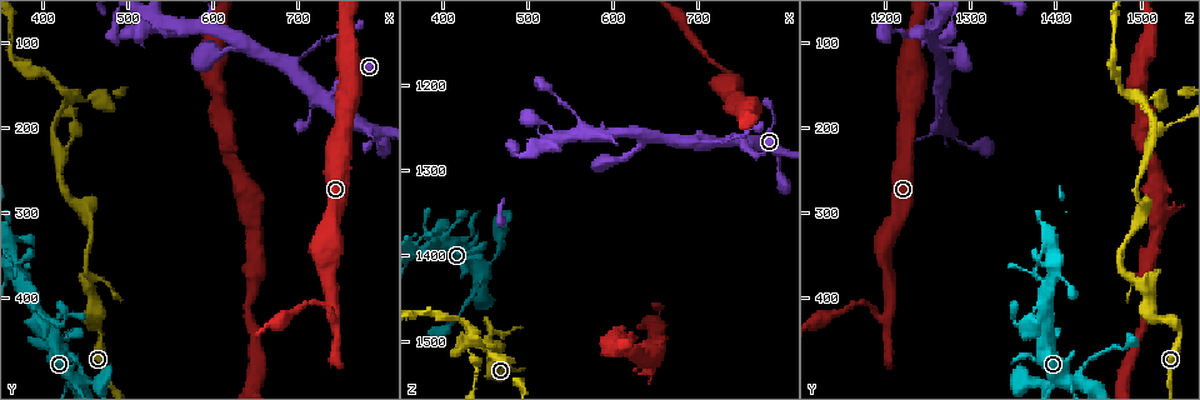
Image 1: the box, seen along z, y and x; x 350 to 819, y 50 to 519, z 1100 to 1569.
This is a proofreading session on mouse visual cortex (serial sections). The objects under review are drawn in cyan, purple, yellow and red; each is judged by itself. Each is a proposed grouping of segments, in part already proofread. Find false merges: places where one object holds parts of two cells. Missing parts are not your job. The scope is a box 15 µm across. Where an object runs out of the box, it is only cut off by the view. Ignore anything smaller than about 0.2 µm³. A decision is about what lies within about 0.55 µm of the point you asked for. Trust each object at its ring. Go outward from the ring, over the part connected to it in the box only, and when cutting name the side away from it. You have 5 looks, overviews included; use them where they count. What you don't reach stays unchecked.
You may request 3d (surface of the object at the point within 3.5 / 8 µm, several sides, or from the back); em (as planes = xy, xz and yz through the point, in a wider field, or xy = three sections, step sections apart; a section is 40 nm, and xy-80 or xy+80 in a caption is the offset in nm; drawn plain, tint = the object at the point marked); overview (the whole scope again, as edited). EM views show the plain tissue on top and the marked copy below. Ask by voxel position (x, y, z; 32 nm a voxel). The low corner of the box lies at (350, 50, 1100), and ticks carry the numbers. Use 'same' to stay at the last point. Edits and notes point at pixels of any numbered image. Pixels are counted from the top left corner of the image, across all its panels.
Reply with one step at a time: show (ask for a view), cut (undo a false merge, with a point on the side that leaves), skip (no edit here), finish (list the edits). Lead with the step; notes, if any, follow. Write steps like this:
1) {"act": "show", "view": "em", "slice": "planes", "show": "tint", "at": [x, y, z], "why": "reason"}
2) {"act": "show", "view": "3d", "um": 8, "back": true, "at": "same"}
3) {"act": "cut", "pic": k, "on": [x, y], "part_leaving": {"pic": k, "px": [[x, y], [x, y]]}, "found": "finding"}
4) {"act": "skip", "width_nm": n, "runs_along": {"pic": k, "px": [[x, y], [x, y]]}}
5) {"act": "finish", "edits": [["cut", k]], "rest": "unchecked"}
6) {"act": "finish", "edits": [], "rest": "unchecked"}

{"act": "show", "view": "em", "slice": "xy", "step": 2, "show": "tint", "at": [450, 495, 1415], "why": "looks like a crossing"}

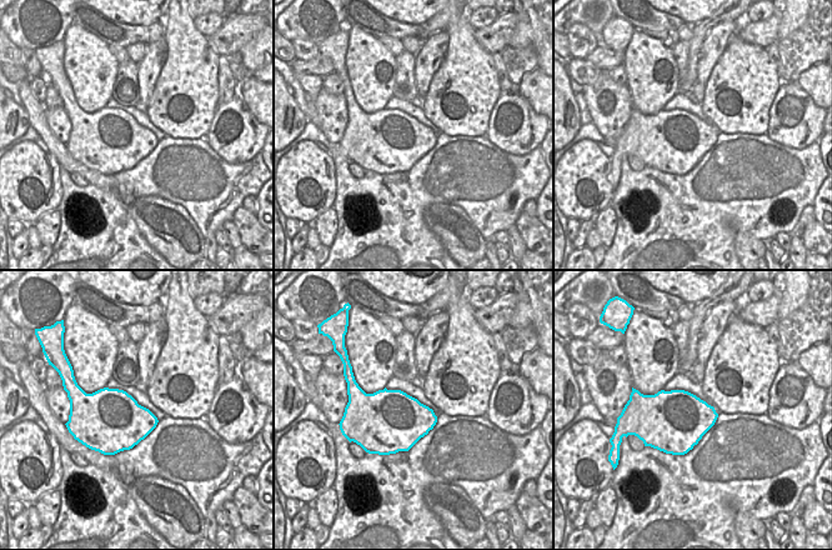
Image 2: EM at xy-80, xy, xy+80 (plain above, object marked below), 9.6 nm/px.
{"act": "show", "view": "3d", "um": 3.5, "at": "same"}

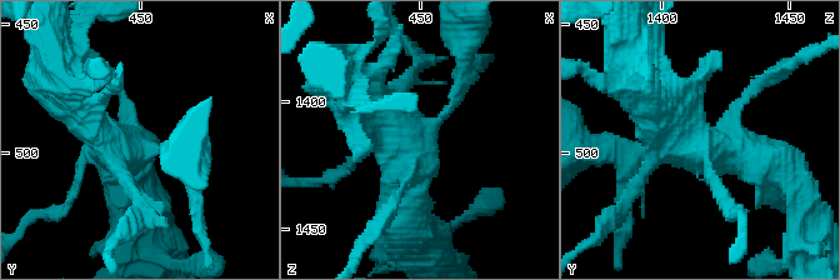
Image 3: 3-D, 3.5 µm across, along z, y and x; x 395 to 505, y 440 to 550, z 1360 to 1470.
{"act": "skip", "runs_along": {"pic": 3, "px": [[653, 93], [679, 143], [769, 161]]}, "found": "all the same cell"}

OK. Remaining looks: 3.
{"act": "show", "view": "3d", "um": 8, "at": [420, 235, 1505], "why": "arms part here"}

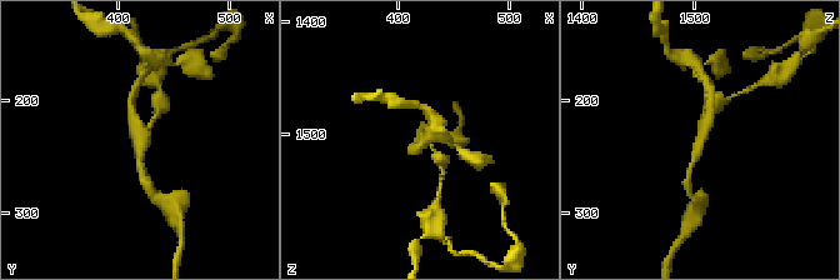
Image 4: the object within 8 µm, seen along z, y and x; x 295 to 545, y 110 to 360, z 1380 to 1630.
{"act": "show", "view": "3d", "um": 3.5, "back": true, "at": [422, 236, 1508], "why": "zoom in"}

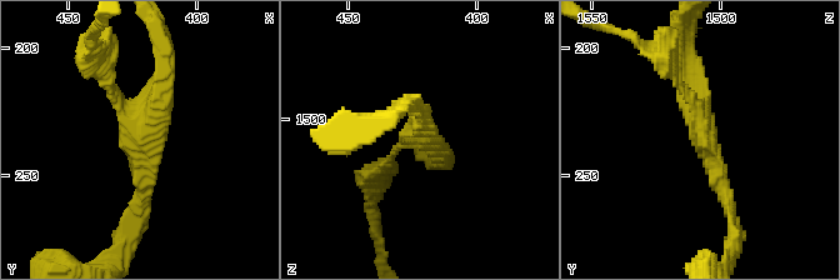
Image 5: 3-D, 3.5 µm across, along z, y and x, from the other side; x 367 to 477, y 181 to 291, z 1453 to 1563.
{"act": "skip", "arms": 3, "runs_along": {"pic": 5, "px": [[731, 210], [690, 106], [680, 61]]}, "found": "all the same cell"}

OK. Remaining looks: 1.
{"act": "finish", "edits": [], "rest": "unchecked"}

